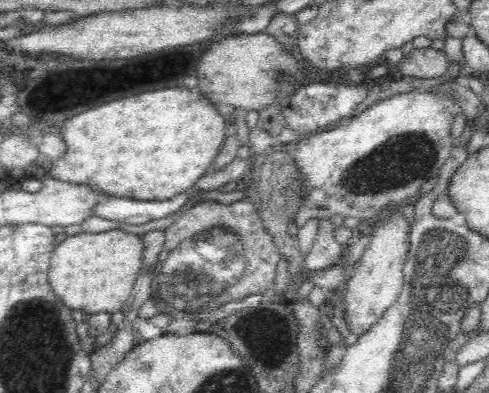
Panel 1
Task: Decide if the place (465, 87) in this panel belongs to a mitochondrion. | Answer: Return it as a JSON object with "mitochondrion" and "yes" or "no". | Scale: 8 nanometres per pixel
{"mitochondrion":"no"}

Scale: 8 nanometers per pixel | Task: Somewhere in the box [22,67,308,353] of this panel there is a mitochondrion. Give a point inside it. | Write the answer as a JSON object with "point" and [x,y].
{"point":[191,277]}

